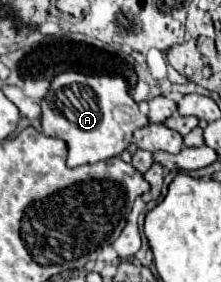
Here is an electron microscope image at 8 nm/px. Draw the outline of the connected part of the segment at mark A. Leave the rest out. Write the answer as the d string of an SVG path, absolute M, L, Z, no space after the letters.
M64 71L54 77L48 93L40 101L42 133L60 137L68 145L68 167L106 161L120 155L132 141L132 133L148 125L148 117L140 113L128 95L126 81L120 77L90 77L76 71Z

